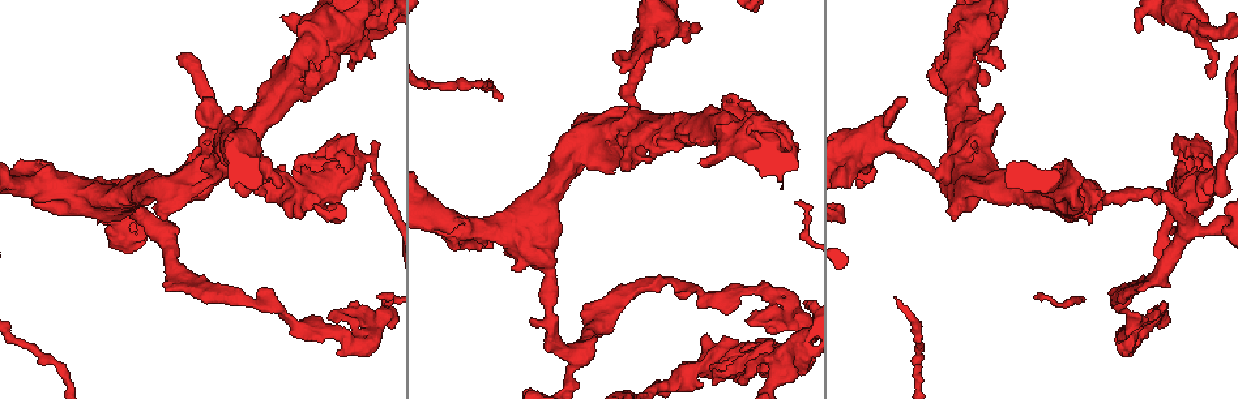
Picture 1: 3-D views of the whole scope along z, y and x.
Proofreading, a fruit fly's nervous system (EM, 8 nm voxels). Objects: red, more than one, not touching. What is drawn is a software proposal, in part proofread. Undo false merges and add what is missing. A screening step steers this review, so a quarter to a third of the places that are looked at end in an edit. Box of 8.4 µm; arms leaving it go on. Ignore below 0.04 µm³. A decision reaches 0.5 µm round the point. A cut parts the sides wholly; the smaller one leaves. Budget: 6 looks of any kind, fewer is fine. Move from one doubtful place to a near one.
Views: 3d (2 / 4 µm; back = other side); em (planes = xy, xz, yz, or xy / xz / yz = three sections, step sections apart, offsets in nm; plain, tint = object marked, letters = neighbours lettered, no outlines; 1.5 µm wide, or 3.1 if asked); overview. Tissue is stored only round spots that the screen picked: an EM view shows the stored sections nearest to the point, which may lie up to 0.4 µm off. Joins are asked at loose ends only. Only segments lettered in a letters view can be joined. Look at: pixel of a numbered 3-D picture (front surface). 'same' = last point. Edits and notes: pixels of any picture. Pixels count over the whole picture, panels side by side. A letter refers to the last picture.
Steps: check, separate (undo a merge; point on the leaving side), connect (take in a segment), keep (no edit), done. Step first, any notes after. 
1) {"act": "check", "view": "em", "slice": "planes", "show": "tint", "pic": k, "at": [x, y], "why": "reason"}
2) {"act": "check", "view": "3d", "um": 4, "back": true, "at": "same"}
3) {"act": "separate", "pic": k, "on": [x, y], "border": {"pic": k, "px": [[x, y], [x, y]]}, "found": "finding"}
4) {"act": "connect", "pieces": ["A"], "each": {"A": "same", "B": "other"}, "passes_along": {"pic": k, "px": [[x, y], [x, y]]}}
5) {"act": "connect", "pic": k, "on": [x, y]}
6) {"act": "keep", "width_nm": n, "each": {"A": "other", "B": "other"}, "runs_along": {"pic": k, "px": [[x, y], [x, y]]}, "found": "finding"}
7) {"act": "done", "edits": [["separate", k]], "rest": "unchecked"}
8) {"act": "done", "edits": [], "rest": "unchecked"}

{"act": "check", "view": "3d", "um": 2, "pic": 1, "at": [768, 324], "why": "branch stops here"}

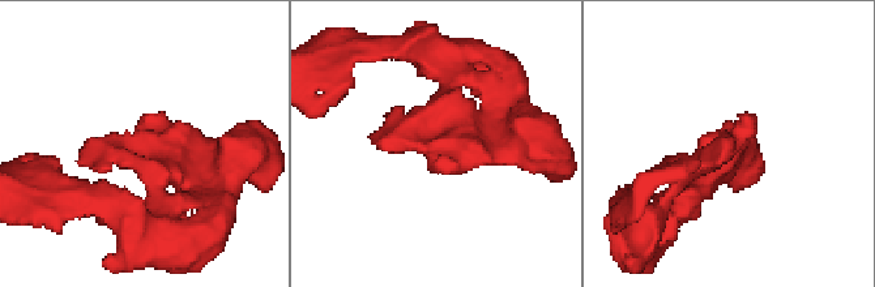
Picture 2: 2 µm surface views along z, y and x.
{"act": "check", "view": "em", "slice": "planes", "show": "tint", "pic": 2, "at": [444, 156], "why": "shape alone is not enough"}

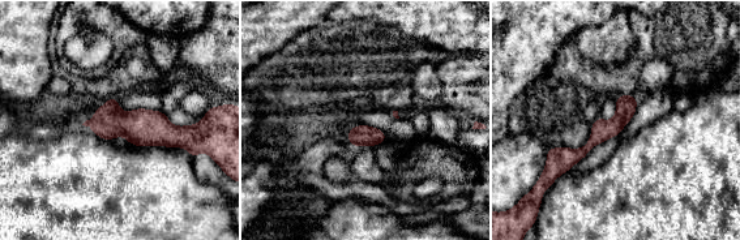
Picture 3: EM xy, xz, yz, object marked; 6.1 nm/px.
{"act": "check", "view": "em", "slice": "planes", "show": "letters", "at": "same"}

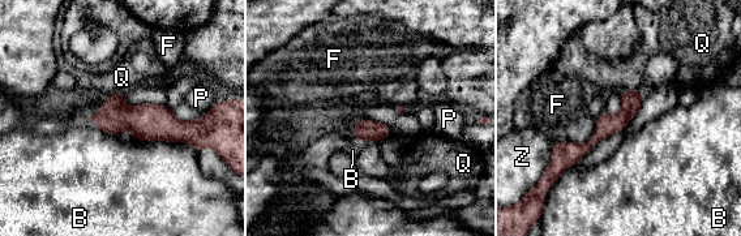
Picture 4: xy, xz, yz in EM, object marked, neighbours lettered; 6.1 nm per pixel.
{"act": "keep", "longest_contact_nm": ["B", 400], "each": {"B": "other", "F": "other", "P": "other", "Q": "other", "Z": "other"}, "runs_along": {"pic": 4, "px": [[638, 94], [585, 149], [555, 161]]}, "found": "no lettered segment goes on from it"}

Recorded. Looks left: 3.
{"act": "check", "view": "em", "slice": "planes", "show": "letters", "pic": 1, "at": [1188, 230]}

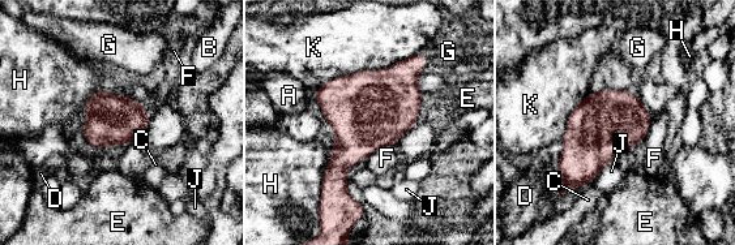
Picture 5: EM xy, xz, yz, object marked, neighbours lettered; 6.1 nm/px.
{"act": "keep", "width_nm": 400, "each": {"A": "other", "B": "other", "C": "other", "D": "other", "E": "other", "F": "other", "G": "other", "H": "other", "J": "other", "K": "other"}, "border": {"pic": 5, "px": [[418, 51], [315, 90]]}, "found": "one neuron here"}

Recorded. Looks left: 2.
{"act": "done", "edits": [], "rest": "unchecked"}

